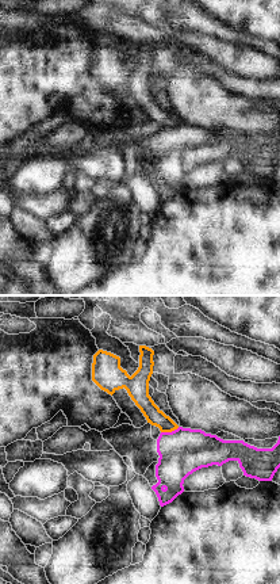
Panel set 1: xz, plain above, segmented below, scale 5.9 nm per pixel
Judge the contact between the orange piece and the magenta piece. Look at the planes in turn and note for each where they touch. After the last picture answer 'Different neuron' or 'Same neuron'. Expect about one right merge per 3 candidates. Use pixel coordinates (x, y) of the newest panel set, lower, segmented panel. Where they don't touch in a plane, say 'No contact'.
Touches orange at (169, 431)

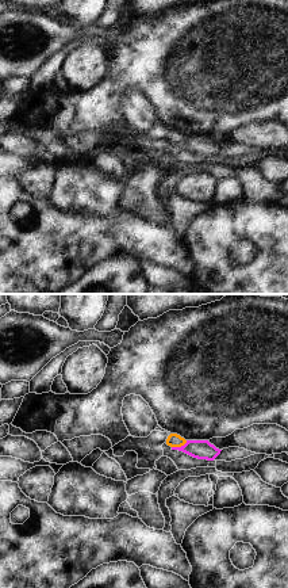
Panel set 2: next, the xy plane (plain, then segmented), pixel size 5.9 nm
Touches orange at (179, 446)

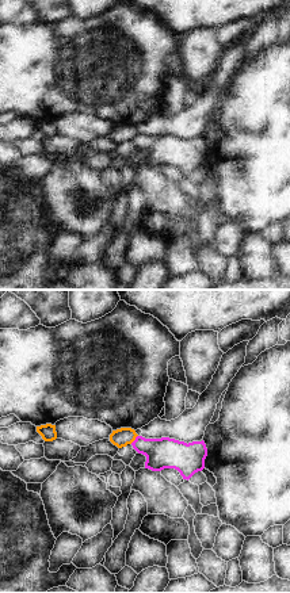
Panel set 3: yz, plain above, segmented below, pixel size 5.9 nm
Touches orange at (134, 439)

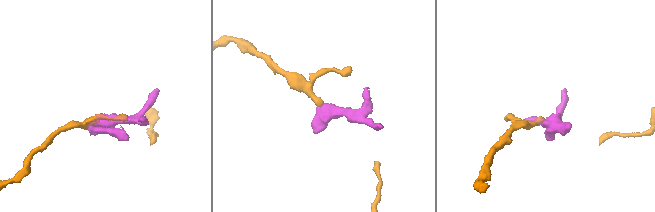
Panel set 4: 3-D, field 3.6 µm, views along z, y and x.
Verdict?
Different neuron

